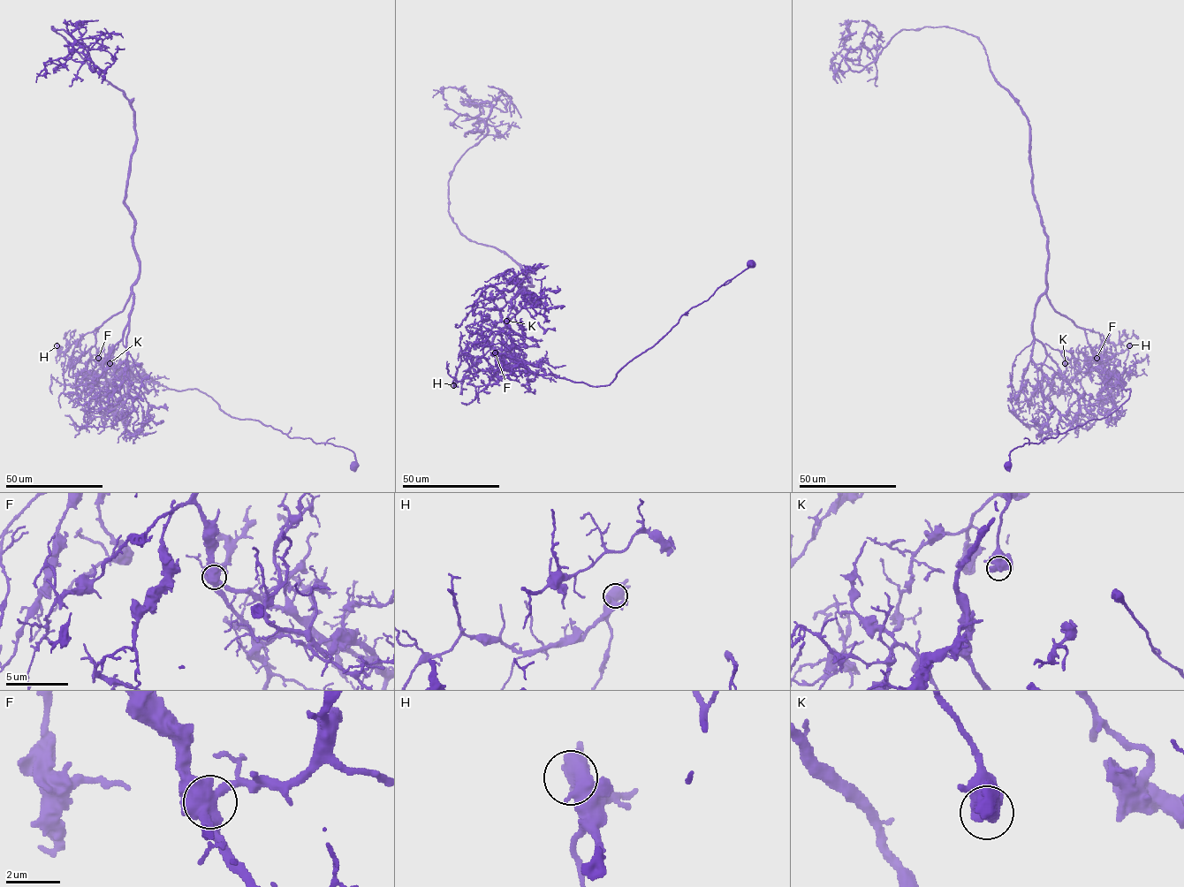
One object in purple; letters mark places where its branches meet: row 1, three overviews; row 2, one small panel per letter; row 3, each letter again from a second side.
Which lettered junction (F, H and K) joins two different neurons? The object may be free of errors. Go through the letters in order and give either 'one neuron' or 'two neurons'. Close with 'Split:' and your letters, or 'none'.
F: two neurons
H: one neuron
K: one neuron
Split: F

